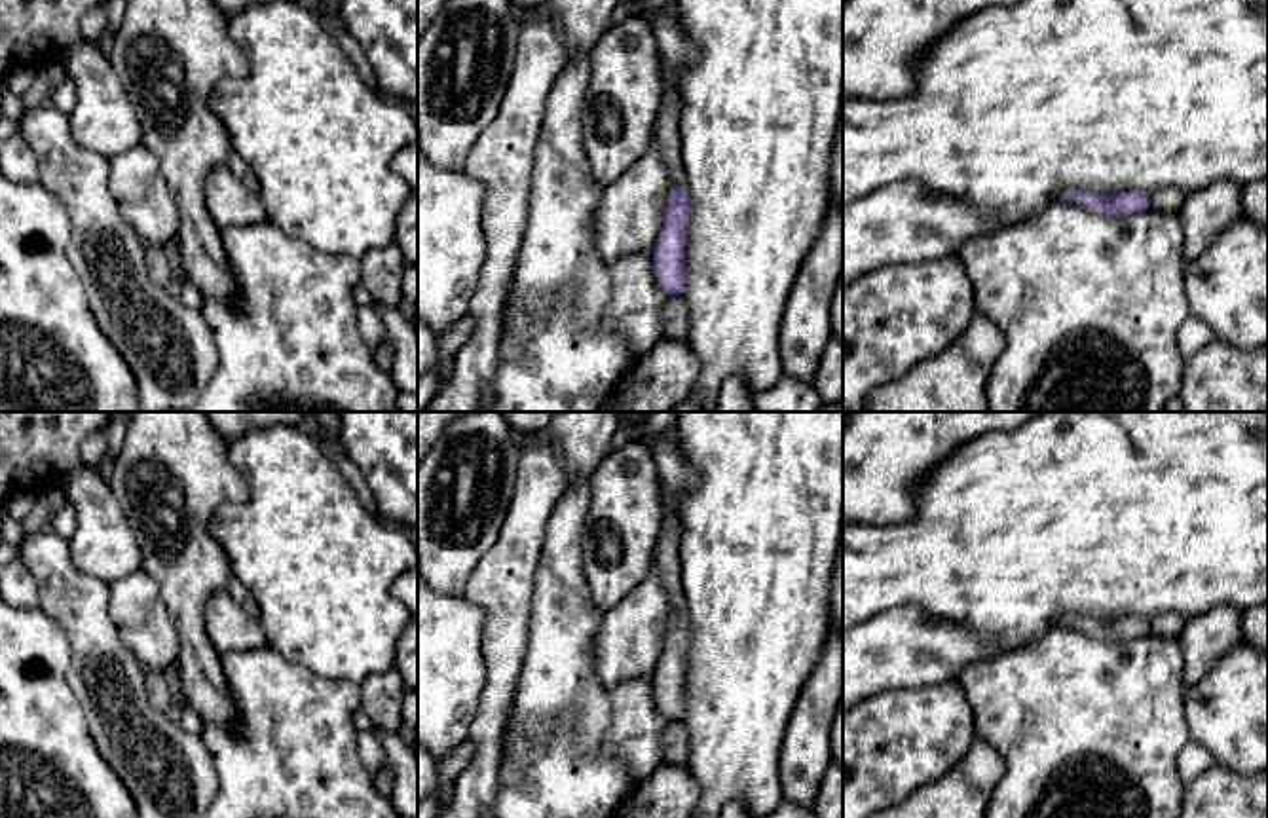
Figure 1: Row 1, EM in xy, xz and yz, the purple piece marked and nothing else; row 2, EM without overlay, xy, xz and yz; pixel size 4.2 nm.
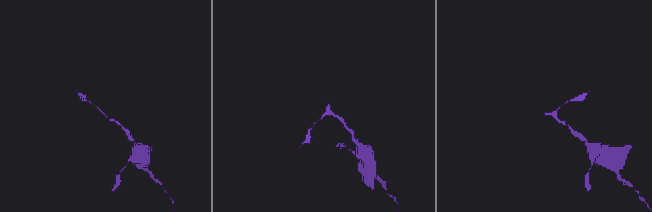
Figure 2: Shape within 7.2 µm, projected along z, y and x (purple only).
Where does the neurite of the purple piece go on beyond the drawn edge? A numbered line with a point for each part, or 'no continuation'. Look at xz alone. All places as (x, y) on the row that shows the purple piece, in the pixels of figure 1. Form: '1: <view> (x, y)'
1: xz (667, 130)

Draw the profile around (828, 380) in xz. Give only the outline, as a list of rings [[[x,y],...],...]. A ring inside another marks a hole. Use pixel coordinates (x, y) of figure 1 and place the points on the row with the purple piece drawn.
[[[830,338],[812,383],[824,406],[843,400],[843,340]]]

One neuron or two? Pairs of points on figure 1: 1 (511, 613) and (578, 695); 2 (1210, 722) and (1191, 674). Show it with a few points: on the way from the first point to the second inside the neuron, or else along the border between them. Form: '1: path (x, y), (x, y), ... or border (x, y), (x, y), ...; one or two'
1: border (534, 589), (528, 648), (519, 676); two
2: border (1227, 651), (1183, 693); two

